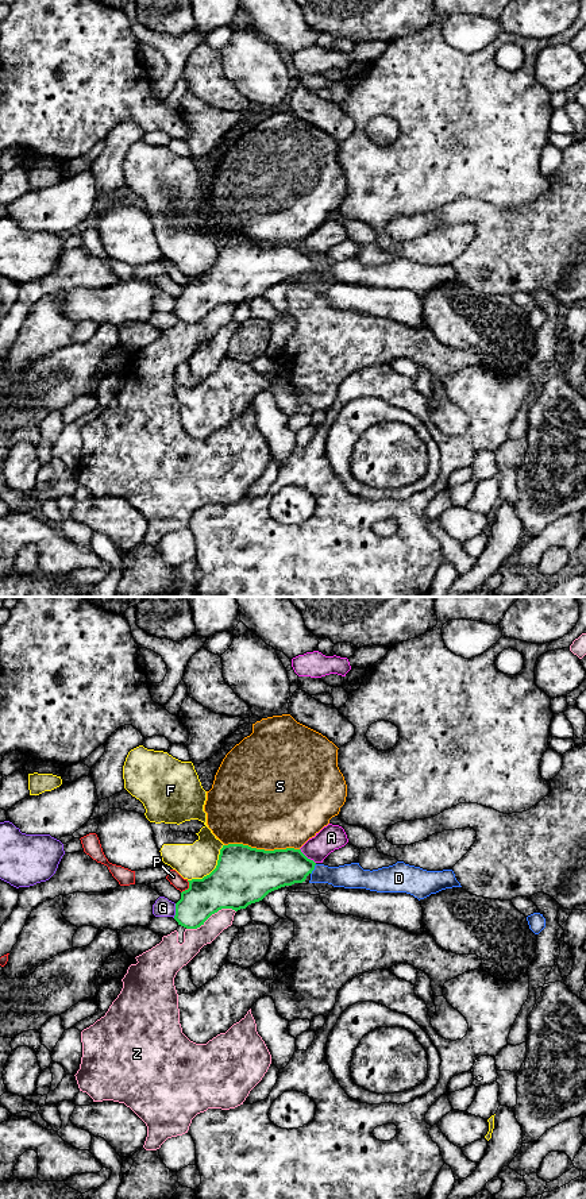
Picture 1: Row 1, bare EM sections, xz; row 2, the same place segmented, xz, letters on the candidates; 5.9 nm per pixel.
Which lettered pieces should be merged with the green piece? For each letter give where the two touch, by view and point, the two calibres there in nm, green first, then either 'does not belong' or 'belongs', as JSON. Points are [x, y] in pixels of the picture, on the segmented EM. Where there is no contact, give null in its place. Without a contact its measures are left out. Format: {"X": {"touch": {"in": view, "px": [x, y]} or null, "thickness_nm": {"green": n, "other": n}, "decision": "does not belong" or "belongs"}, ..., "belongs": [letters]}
{"A": {"touch": {"in": "xz", "px": [305, 856]}, "thickness_nm": {"green": 240, "other": 150}, "decision": "does not belong"}, "D": {"touch": {"in": "xz", "px": [313, 868]}, "thickness_nm": {"green": 240, "other": 150}, "decision": "belongs"}, "F": {"touch": {"in": "xz", "px": [214, 870]}, "thickness_nm": {"green": 340, "other": 220}, "decision": "does not belong"}, "G": {"touch": {"in": "xz", "px": [176, 910]}, "thickness_nm": {"green": 220, "other": 110}, "decision": "does not belong"}, "P": {"touch": {"in": "xz", "px": [189, 887]}, "thickness_nm": {"green": 280, "other": 80}, "decision": "does not belong"}, "S": {"touch": {"in": "xz", "px": [262, 849]}, "thickness_nm": {"green": 340, "other": 500}, "decision": "does not belong"}, "Z": {"touch": {"in": "xz", "px": [211, 914]}, "thickness_nm": {"green": 300, "other": 130}, "decision": "does not belong"}, "belongs": ["D"]}

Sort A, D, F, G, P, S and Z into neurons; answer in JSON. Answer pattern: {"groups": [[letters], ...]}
{"groups": [["A"], ["D"], ["F"], ["G"], ["P"], ["S"], ["Z"]]}

